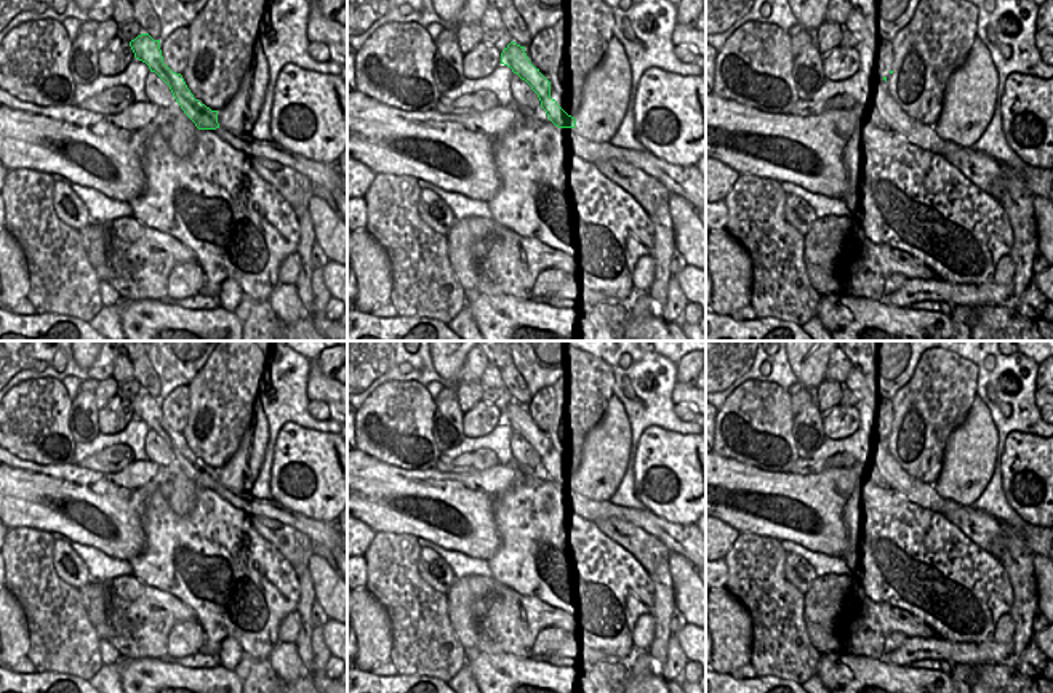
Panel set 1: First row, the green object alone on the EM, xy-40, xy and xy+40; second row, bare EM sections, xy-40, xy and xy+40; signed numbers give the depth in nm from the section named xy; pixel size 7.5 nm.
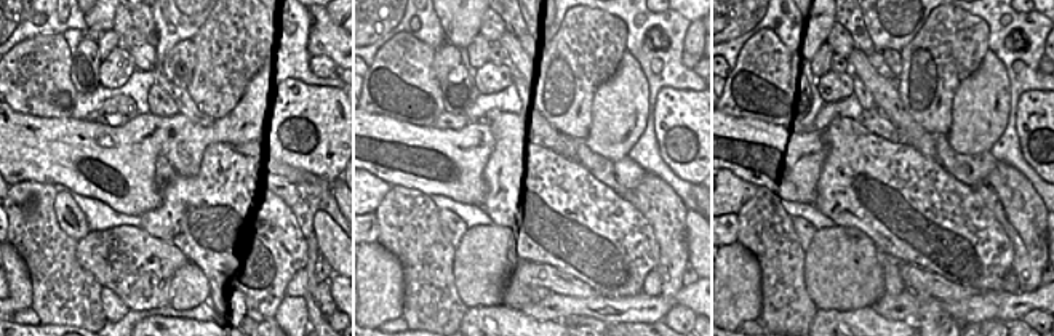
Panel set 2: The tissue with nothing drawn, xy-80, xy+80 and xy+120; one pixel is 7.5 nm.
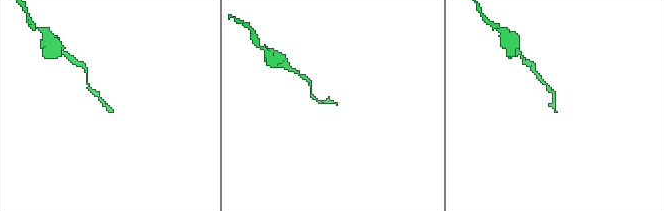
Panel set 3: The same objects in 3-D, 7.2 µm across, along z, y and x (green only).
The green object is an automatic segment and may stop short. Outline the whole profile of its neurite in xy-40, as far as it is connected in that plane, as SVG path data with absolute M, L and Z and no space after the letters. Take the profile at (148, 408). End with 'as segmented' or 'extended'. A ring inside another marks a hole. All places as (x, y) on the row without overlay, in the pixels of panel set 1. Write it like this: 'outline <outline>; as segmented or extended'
outline M141 392L130 400L130 405L134 416L146 421L150 431L155 431L170 445L176 461L200 490L214 490L222 499L234 507L242 509L248 517L261 515L269 520L277 520L304 533L309 539L330 551L338 546L347 552L347 538L339 531L336 522L314 520L302 514L283 509L274 501L256 501L246 496L235 496L221 487L218 482L218 469L211 469L195 458L182 434L173 431L163 421L160 399L154 399L149 392Z; extended

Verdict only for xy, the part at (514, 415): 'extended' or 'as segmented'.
extended

